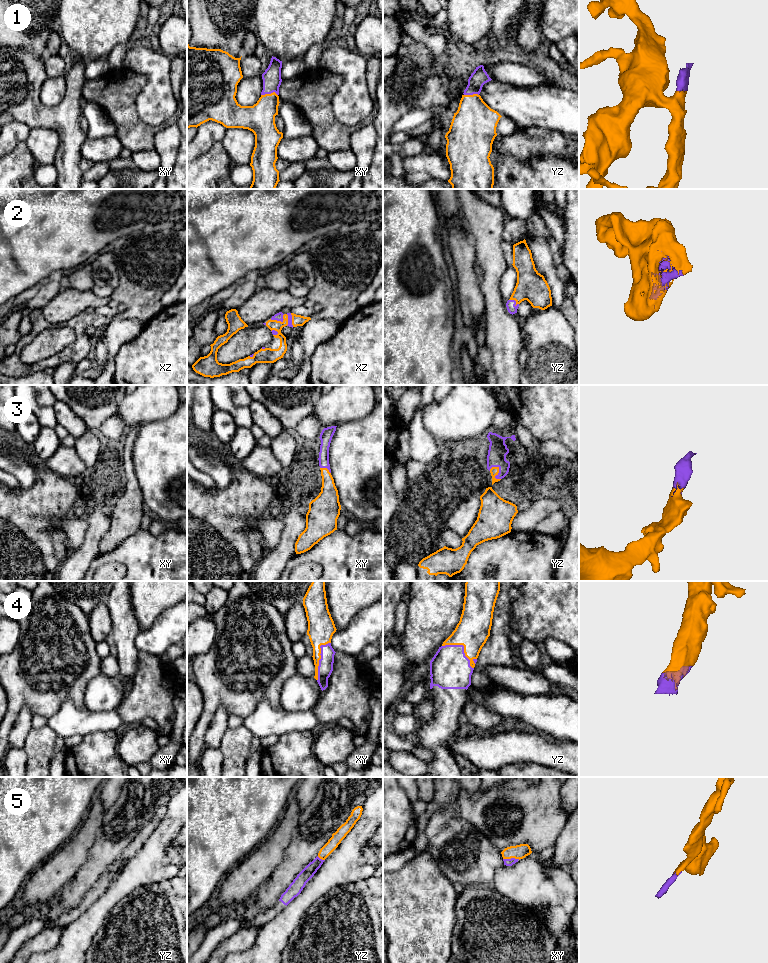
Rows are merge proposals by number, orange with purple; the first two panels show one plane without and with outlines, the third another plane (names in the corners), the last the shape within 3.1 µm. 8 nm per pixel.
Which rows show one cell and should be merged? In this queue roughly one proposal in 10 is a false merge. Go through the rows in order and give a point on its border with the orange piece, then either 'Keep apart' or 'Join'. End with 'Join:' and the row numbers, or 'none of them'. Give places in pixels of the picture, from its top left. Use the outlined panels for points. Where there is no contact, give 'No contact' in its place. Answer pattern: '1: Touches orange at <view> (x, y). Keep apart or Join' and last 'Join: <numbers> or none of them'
1: Touches orange at xy (269, 94). Join
2: Touches orange at xz (279, 321). Join
3: Touches orange at yz (498, 472). Join
4: Touches orange at xy (320, 658). Join
5: Touches orange at xy (511, 857). Join
Join: 1, 2, 3, 4, 5

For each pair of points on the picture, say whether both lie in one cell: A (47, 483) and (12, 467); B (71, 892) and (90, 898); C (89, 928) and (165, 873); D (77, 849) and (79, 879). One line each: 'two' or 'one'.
A: two
B: two
C: one
D: two

